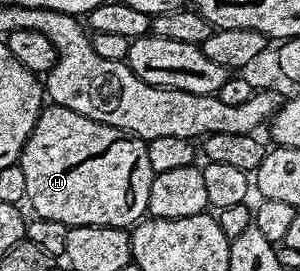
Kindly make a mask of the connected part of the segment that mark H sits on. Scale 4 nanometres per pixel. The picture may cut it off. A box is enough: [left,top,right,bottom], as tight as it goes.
[17,104,152,229]

